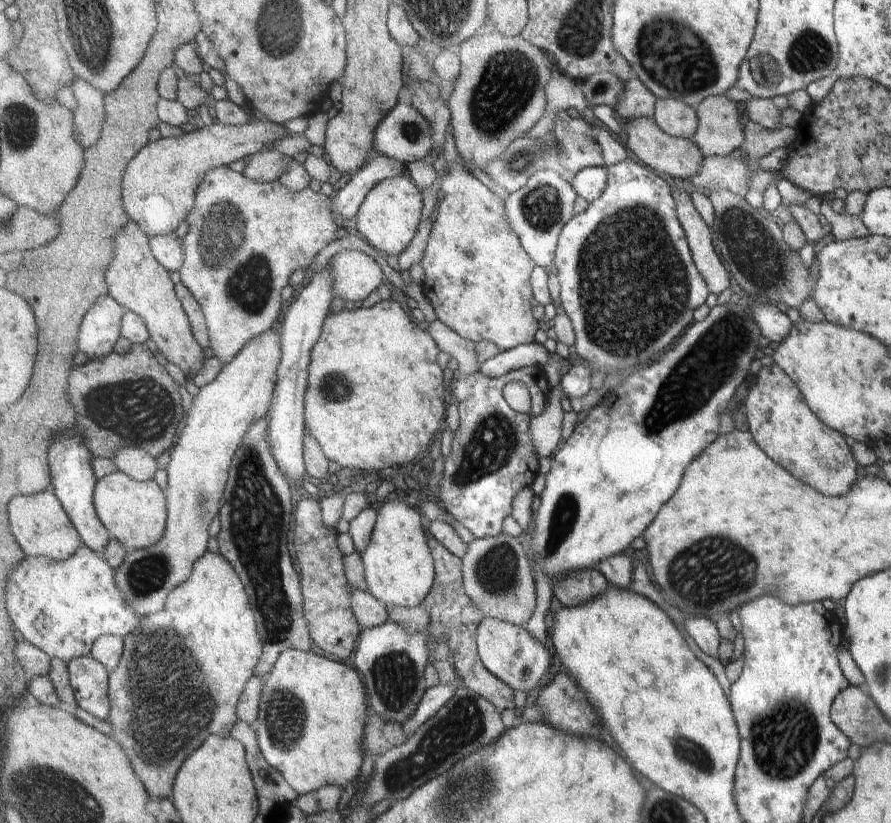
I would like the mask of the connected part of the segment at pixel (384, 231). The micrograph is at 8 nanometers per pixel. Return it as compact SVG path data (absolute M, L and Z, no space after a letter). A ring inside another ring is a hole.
M398 176L377 184L356 216L356 228L364 240L383 255L403 254L416 237L424 216L424 194L413 180Z

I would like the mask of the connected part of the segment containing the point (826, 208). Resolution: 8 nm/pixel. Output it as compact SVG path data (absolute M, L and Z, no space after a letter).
M817 196L820 202L820 211L828 224L831 226L831 234L835 240L844 241L852 238L865 238L870 235L870 232L865 228L858 216L845 214L845 212L837 213L831 210L832 196Z

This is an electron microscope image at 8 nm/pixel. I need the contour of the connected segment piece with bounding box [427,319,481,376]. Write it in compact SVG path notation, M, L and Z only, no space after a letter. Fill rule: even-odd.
M438 319L428 323L427 332L433 336L433 340L437 342L441 351L449 353L457 360L458 369L455 375L469 376L480 370L481 362L477 361L475 342L463 338Z

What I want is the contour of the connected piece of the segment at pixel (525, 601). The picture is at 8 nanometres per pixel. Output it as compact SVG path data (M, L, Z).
M501 533L474 540L469 544L463 566L465 590L485 616L526 626L537 606L537 588L529 568L529 558L518 538Z

